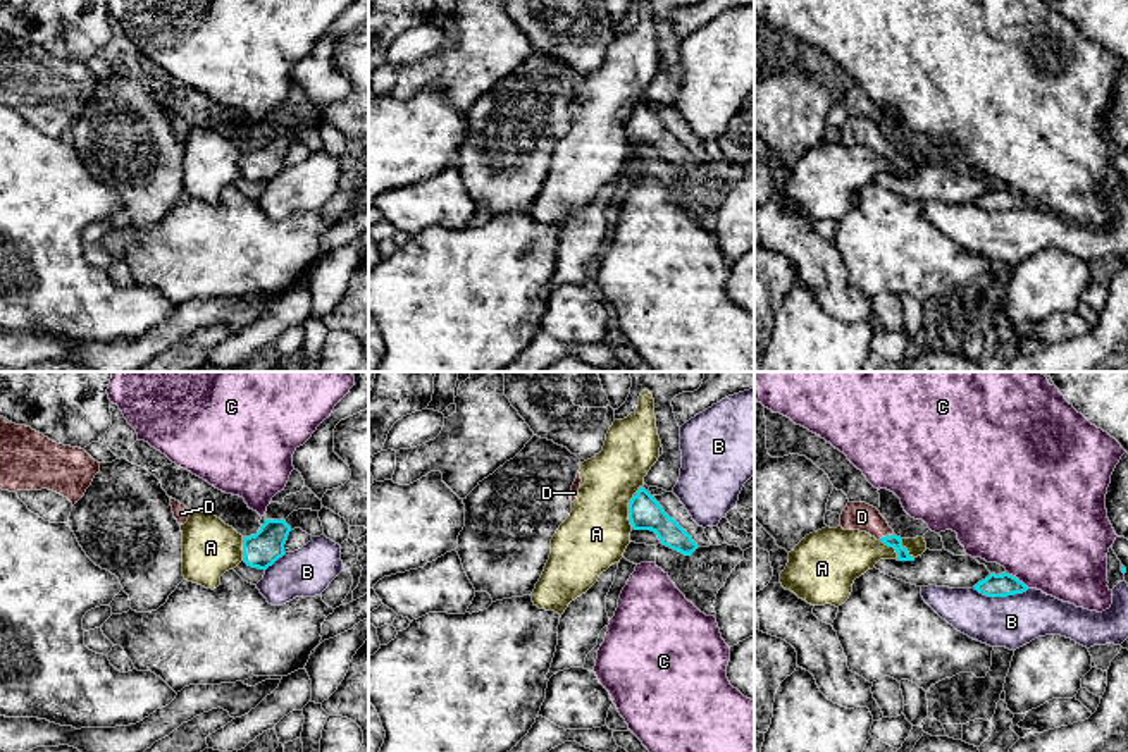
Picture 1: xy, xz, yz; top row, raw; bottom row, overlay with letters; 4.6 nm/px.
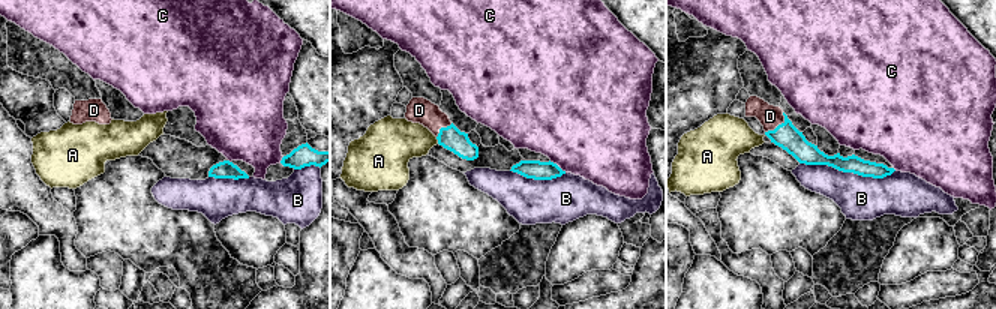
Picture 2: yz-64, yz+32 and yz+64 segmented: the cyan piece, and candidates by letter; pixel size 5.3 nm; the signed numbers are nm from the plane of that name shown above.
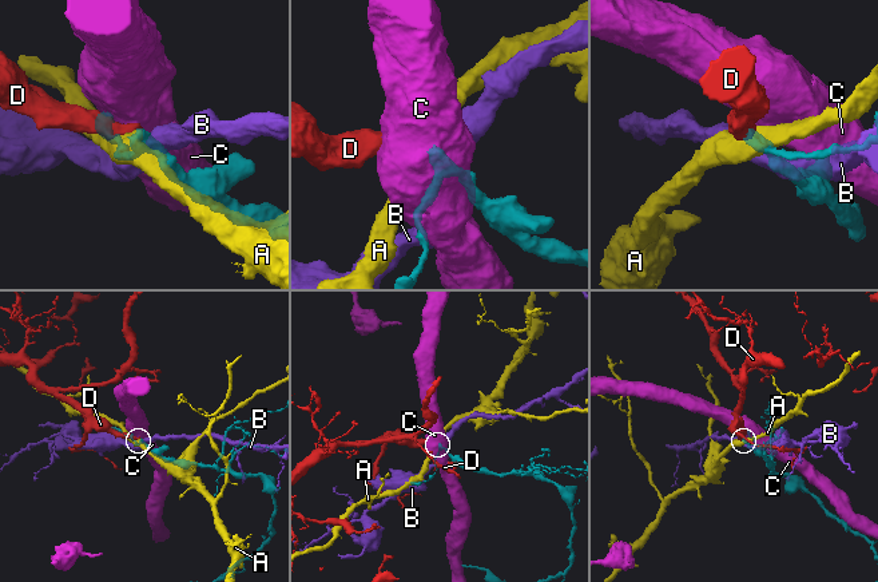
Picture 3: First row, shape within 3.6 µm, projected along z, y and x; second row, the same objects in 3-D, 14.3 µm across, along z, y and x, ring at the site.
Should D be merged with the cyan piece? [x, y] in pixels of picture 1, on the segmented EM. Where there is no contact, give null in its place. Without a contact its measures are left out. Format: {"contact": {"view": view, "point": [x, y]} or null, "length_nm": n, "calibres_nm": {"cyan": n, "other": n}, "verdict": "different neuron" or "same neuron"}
{"contact": {"view": "yz", "point": [887, 536]}, "length_nm": 80, "calibres_nm": {"cyan": 60, "other": 130}, "verdict": "same neuron"}

